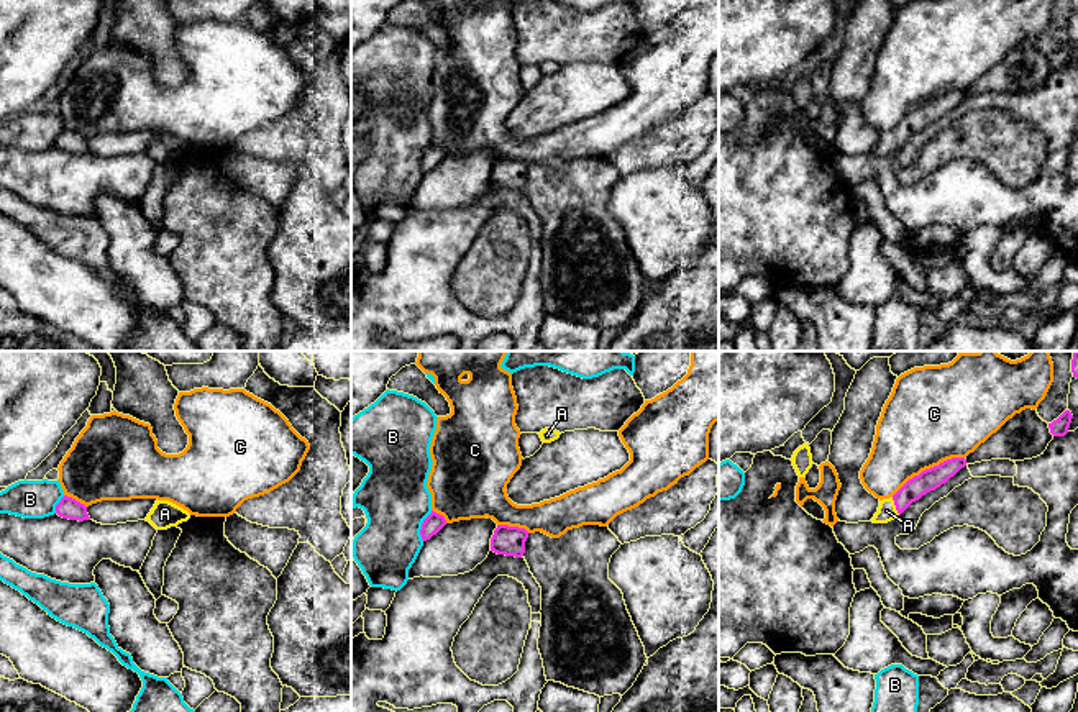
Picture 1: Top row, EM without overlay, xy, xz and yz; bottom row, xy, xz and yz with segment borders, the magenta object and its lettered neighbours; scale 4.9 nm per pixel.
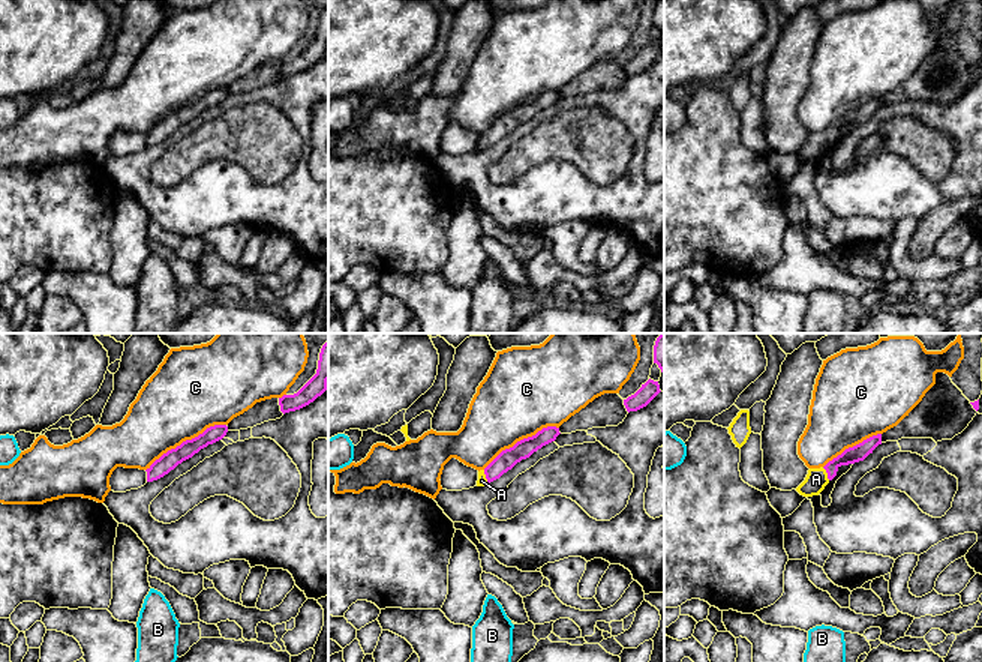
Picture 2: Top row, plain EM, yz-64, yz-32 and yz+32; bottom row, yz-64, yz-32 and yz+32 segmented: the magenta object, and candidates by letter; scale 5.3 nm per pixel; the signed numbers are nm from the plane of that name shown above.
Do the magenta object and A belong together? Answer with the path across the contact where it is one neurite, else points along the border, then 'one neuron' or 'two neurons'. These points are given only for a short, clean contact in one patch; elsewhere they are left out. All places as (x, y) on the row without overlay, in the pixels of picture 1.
way yz (929, 112), (895, 136), (886, 143); one neuron

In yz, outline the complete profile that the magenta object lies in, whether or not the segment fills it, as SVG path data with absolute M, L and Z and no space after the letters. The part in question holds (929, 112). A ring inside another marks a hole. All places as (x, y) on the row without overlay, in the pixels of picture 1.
M952 90L939 98L922 103L909 112L893 130L879 133L873 156L888 156L901 148L912 135L930 123L935 123L966 98L965 90Z

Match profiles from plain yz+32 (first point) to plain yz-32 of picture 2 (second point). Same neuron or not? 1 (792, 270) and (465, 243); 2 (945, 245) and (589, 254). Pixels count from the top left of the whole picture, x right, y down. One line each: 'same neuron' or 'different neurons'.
1: same neuron
2: different neurons

